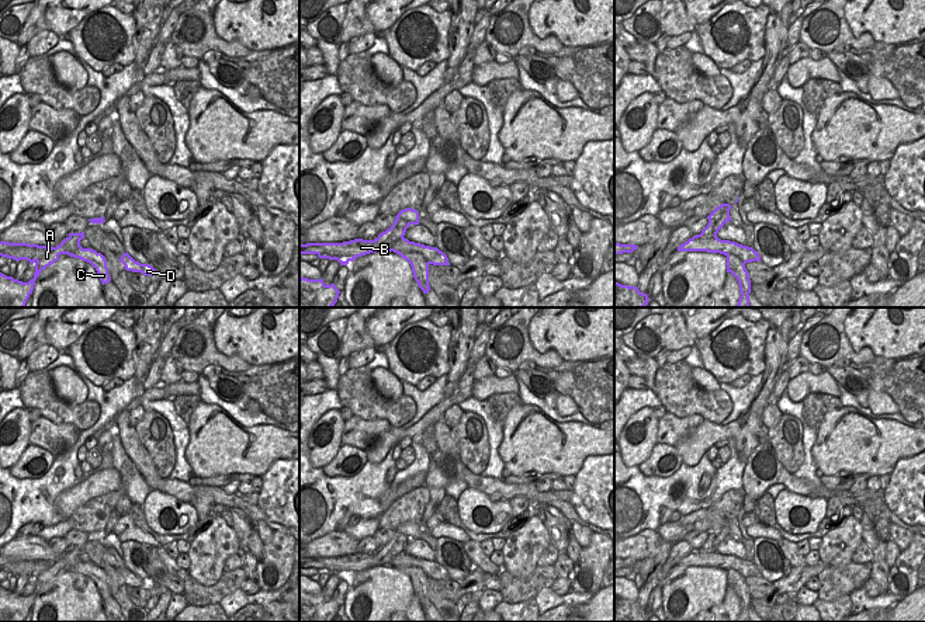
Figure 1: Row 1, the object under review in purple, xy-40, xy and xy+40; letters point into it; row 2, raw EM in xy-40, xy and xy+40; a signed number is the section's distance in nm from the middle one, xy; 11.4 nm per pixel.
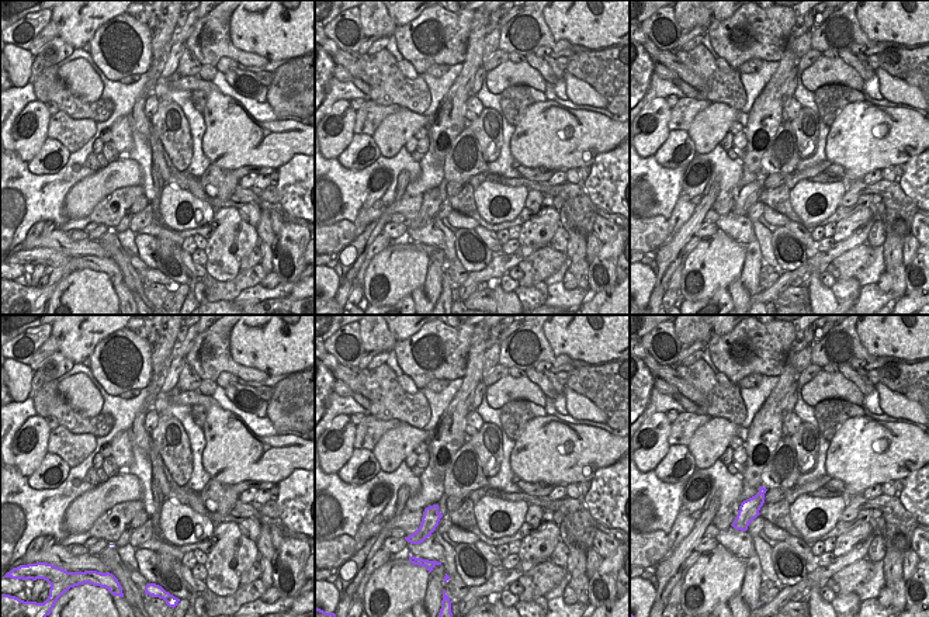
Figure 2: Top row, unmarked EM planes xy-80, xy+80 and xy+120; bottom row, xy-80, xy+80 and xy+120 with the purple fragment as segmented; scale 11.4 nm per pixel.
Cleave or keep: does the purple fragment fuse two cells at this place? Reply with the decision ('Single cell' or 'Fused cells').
Fused cells

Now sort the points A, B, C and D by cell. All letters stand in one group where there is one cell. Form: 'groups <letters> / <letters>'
groups A / B C D

